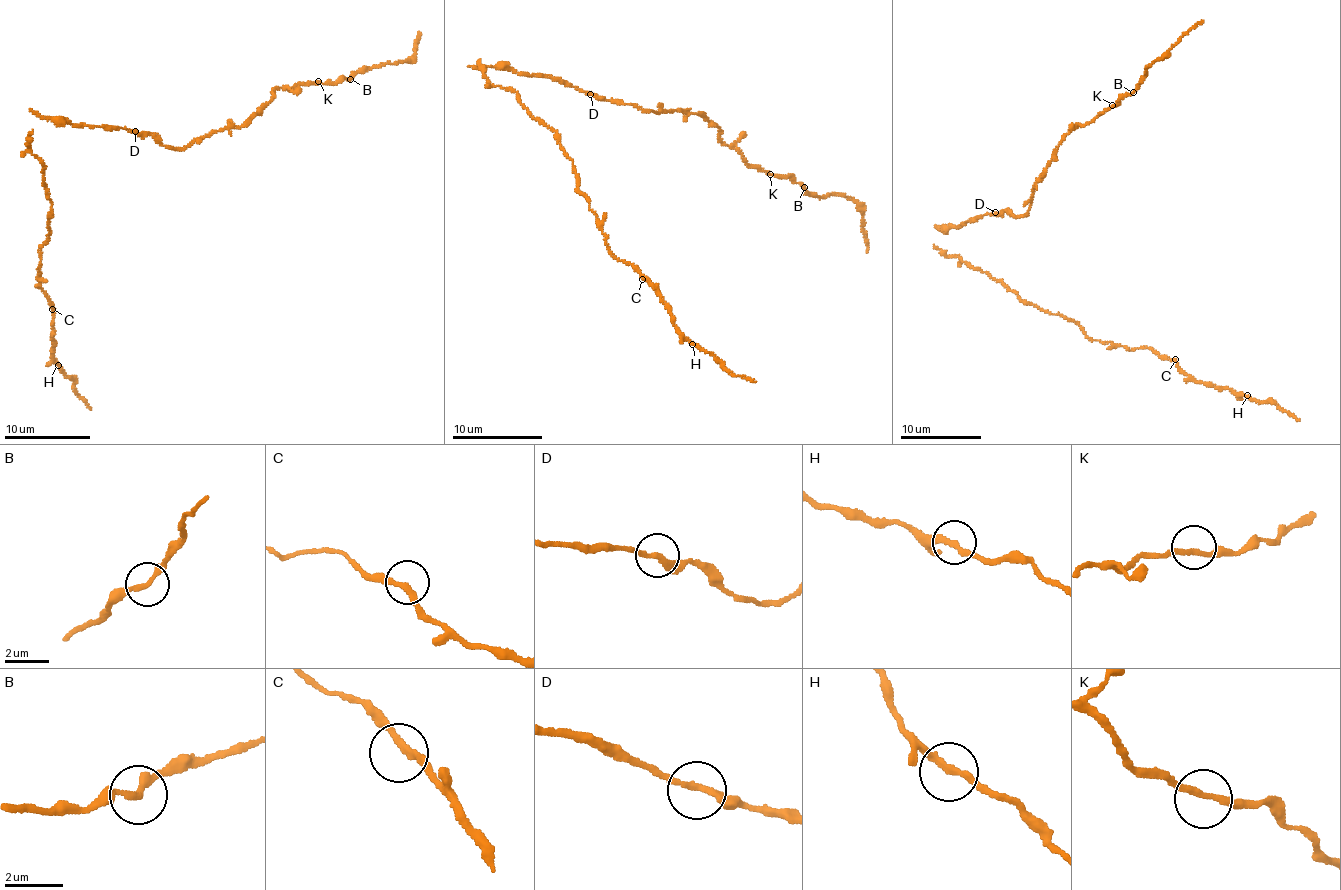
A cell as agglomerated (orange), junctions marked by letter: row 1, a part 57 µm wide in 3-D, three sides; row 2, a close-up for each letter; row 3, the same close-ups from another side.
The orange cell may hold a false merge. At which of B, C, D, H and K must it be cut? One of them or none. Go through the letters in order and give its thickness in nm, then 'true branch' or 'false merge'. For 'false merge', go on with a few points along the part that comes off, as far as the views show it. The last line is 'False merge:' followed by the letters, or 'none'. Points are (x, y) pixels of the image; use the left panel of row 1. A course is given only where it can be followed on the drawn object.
B: calibre 220 nm; false merge; course (351, 79), (381, 65), (407, 62), (414, 53), (418, 32)
C: calibre 220 nm; true branch
D: calibre 220 nm; true branch
H: calibre 240 nm; true branch
K: calibre 200 nm; true branch
False merge: B

